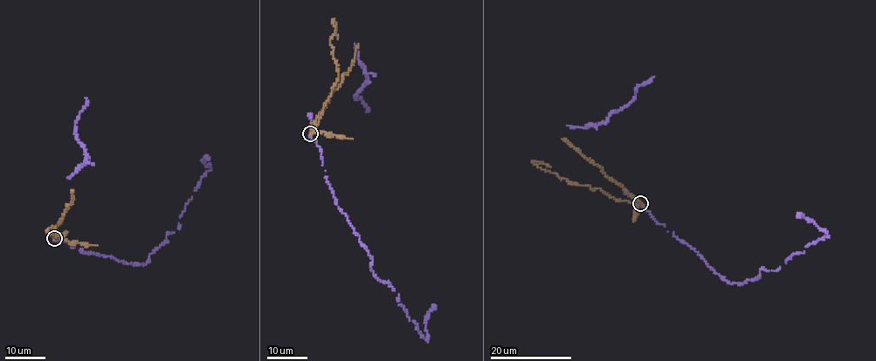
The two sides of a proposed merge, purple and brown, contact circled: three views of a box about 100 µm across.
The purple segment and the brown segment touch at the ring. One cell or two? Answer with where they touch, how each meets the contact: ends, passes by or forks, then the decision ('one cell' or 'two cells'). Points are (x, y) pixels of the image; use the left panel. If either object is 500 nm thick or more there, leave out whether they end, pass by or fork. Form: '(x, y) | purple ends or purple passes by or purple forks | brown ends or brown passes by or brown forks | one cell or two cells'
(54, 238) | purple passes by | brown forks | two cells

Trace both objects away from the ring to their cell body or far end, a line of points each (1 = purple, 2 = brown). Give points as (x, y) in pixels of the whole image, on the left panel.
1: (54, 237), (87, 254), (144, 264), (168, 232), (180, 229), (180, 215), (210, 169), (203, 162), (207, 157)
2: (53, 238), (60, 239), (66, 232), (55, 236), (49, 234), (46, 229), (55, 227)

